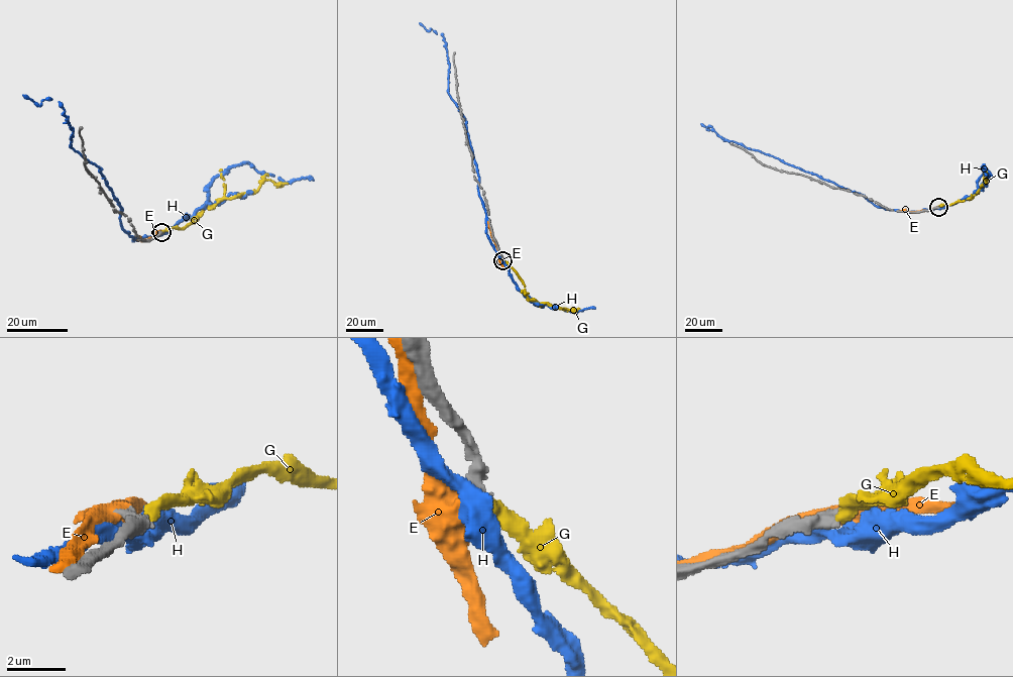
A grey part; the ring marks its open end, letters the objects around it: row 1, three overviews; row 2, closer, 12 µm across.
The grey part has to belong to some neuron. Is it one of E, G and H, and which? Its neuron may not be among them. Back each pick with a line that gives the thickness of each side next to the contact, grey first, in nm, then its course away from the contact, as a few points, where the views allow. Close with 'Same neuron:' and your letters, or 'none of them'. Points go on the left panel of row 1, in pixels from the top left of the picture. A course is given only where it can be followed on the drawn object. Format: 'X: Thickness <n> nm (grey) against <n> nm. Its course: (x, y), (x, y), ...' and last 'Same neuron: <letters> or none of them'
G: Thickness 550 nm (grey) against 420 nm. Its course: (161, 232), (196, 223), (205, 208), (223, 199), (253, 193), (265, 181), (278, 185), (288, 184)
Same neuron: G

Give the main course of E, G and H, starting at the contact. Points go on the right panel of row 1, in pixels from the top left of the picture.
E: (937, 207), (915, 212), (899, 210)
G: (937, 207), (972, 198), (987, 178)
H: (937, 208), (911, 212), (878, 207), (856, 192), (724, 140), (712, 126), (706, 127), (709, 130), (700, 124)

